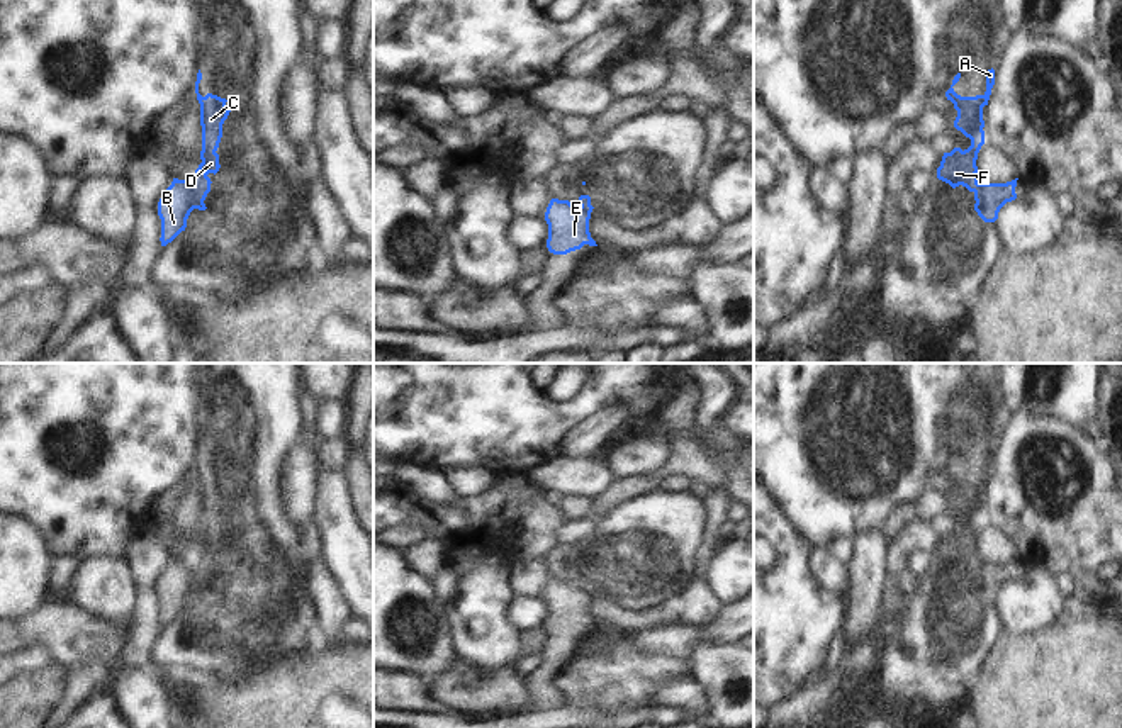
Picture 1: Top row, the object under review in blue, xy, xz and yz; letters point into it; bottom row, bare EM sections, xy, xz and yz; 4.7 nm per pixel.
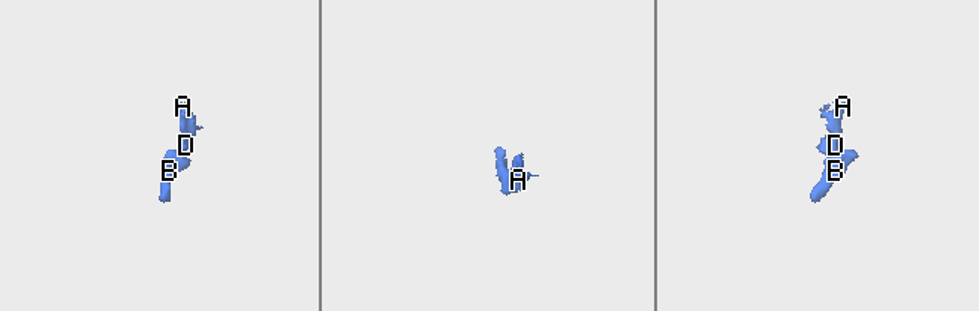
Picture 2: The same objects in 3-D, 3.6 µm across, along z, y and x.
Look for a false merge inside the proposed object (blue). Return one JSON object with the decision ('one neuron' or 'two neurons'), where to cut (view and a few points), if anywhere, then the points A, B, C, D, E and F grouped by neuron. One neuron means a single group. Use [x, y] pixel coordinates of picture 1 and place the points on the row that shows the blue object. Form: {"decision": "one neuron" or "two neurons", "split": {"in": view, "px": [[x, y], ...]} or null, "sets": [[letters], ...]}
{"decision": "two neurons", "split": {"in": "xy", "px": [[192, 184], [199, 189], [209, 187]]}, "sets": [["A", "C", "D", "F"], ["B", "E"]]}

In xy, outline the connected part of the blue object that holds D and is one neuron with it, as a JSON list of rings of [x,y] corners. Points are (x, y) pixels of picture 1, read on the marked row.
[[[199,70],[197,81],[195,81],[195,93],[200,104],[200,126],[202,126],[202,151],[200,160],[202,163],[195,170],[194,185],[202,190],[204,187],[210,187],[209,173],[217,173],[219,154],[216,153],[222,137],[222,124],[229,115],[229,109],[226,107],[226,98],[217,95],[207,93],[202,97],[199,93],[199,83],[202,80],[202,73]]]

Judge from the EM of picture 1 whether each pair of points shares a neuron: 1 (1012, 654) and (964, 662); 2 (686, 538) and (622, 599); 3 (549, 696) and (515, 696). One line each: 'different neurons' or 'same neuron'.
1: different neurons
2: same neuron
3: different neurons

